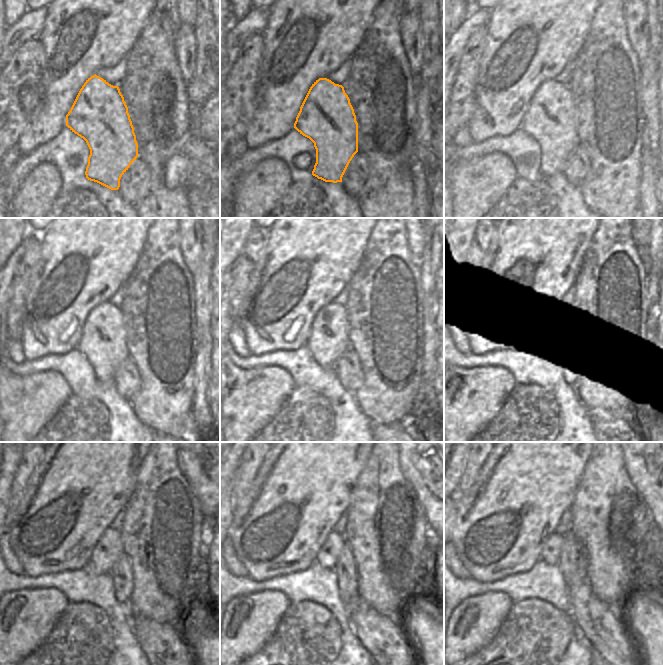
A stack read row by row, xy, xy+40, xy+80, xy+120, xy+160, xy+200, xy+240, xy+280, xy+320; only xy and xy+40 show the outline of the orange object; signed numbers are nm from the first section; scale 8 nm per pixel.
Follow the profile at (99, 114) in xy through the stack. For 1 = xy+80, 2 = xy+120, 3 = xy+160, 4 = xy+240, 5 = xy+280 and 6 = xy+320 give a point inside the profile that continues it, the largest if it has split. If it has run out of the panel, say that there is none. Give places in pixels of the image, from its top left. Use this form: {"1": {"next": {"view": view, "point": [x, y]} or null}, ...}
{"1": {"next": {"view": "xy+80", "point": [550, 119]}}, "2": {"next": {"view": "xy+120", "point": [103, 342]}}, "3": {"next": {"view": "xy+160", "point": [327, 341]}}, "4": {"next": {"view": "xy+240", "point": [102, 559]}}, "5": {"next": {"view": "xy+280", "point": [327, 557]}}, "6": {"next": {"view": "xy+320", "point": [551, 556]}}}

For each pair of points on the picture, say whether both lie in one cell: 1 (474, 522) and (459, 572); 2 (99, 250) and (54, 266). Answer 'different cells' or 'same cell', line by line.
1: different cells
2: same cell

